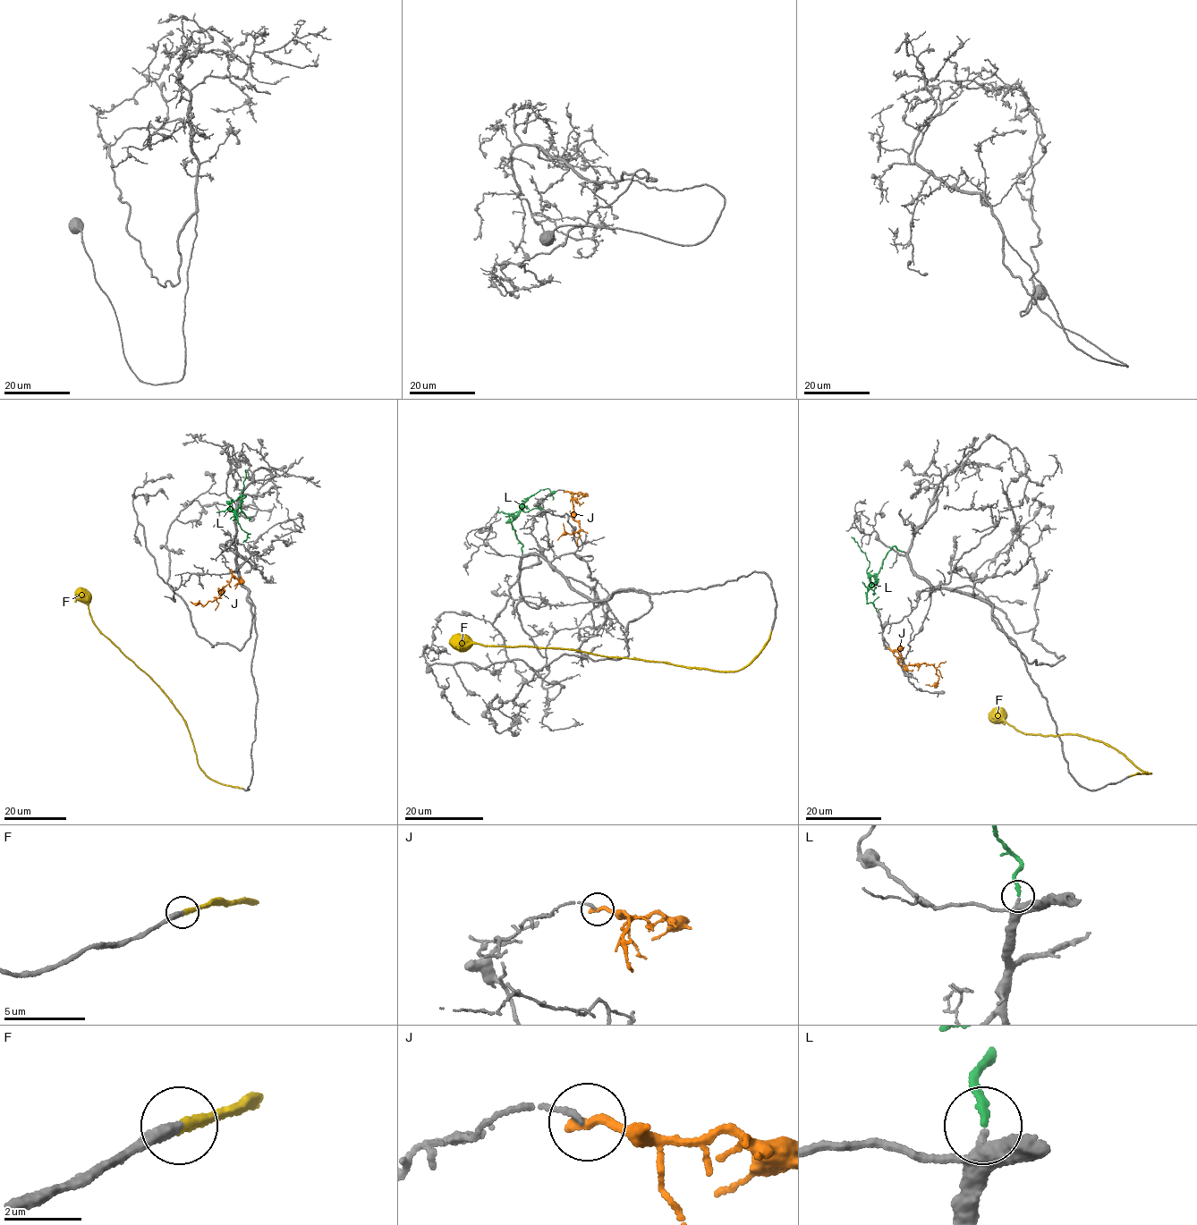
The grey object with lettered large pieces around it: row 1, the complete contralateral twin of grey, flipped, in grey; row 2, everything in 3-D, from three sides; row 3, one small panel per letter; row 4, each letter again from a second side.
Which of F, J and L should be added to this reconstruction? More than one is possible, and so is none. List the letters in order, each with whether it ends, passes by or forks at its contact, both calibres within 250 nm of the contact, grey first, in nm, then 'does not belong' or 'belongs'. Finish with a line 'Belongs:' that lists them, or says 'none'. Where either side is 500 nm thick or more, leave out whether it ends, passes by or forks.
F: it ends; calibres 280 and 260 nm; belongs
J: it ends; calibres 130 and 340 nm; does not belong
L: it ends; calibres 200 and 200 nm; belongs
Belongs: F, L

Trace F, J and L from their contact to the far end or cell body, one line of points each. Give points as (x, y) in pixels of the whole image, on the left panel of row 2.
F: (241, 789), (210, 779), (200, 768), (181, 715), (148, 675), (101, 633), (88, 606), (80, 596), (78, 587)
J: (231, 570), (230, 582), (219, 591), (218, 597), (204, 605), (190, 602)
L: (239, 501), (244, 496), (230, 503), (230, 510), (238, 509), (243, 501), (245, 469)

